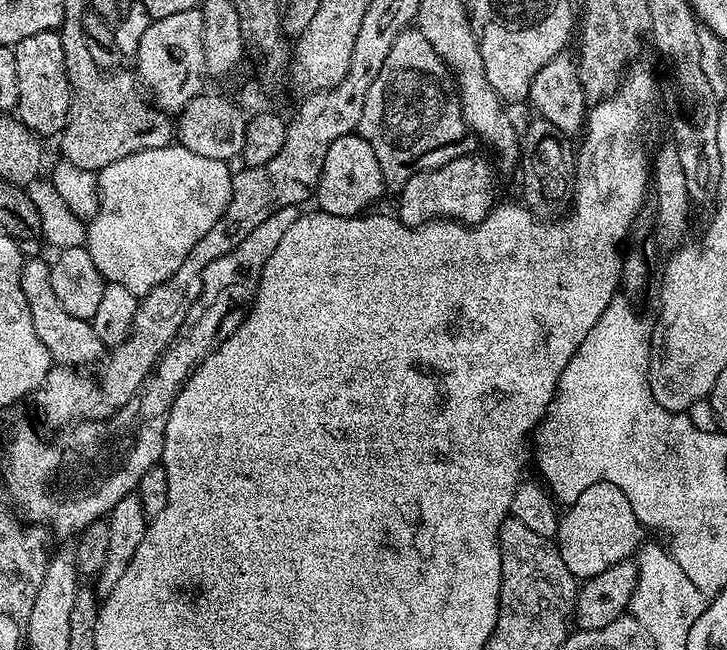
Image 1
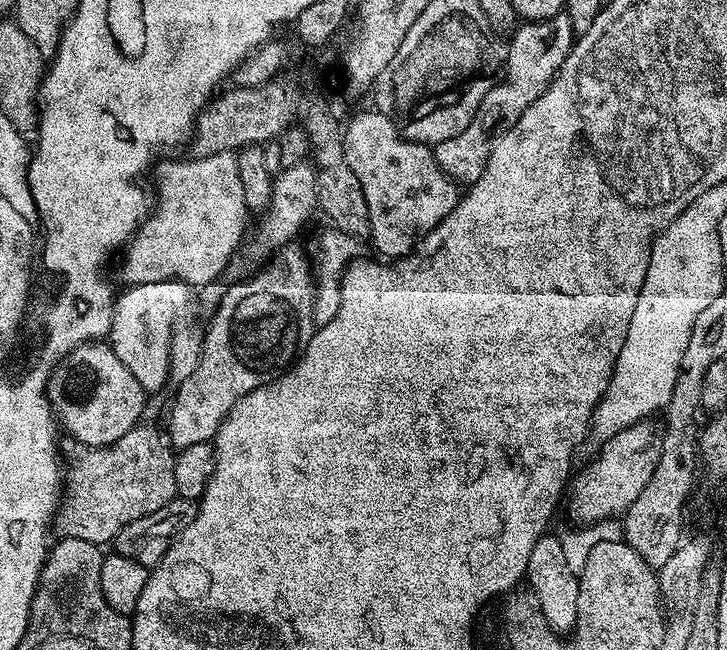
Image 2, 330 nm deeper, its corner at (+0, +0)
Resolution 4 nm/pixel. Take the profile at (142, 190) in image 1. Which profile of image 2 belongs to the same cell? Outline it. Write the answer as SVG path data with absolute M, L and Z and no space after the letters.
M223 152L187 159L168 160L165 164L155 165L156 184L160 187L160 209L157 212L155 209L149 215L126 245L124 261L120 264L120 276L125 280L125 285L163 280L180 280L191 286L208 284L211 280L225 275L228 265L245 243L244 219L249 219L250 213L246 206L246 198L242 194L242 178L239 177L236 156L230 152Z

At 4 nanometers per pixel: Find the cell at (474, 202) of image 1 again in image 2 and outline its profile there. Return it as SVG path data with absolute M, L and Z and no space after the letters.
M566 14L551 16L549 20L521 23L511 33L508 60L502 75L486 94L486 98L482 98L482 106L478 106L470 126L466 126L462 134L454 134L454 138L446 138L446 142L435 145L438 166L442 166L451 180L460 186L471 186L478 182L478 178L482 178L482 170L486 170L486 162L497 136L510 130L510 126L514 126L514 122L518 122L518 118L522 118L522 114L526 114L526 110L530 110L530 106L542 98L544 91L552 85L556 71L571 54L573 43L572 23Z

